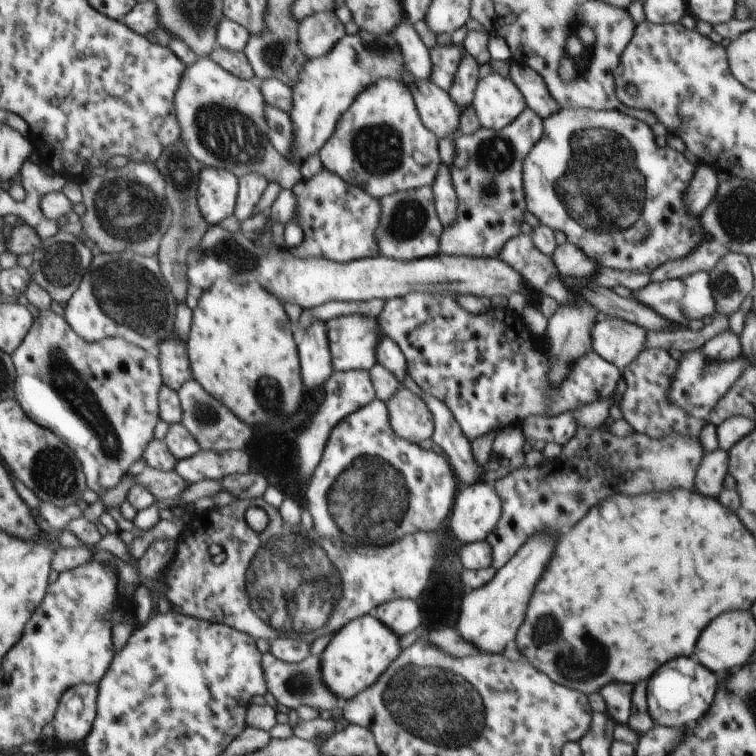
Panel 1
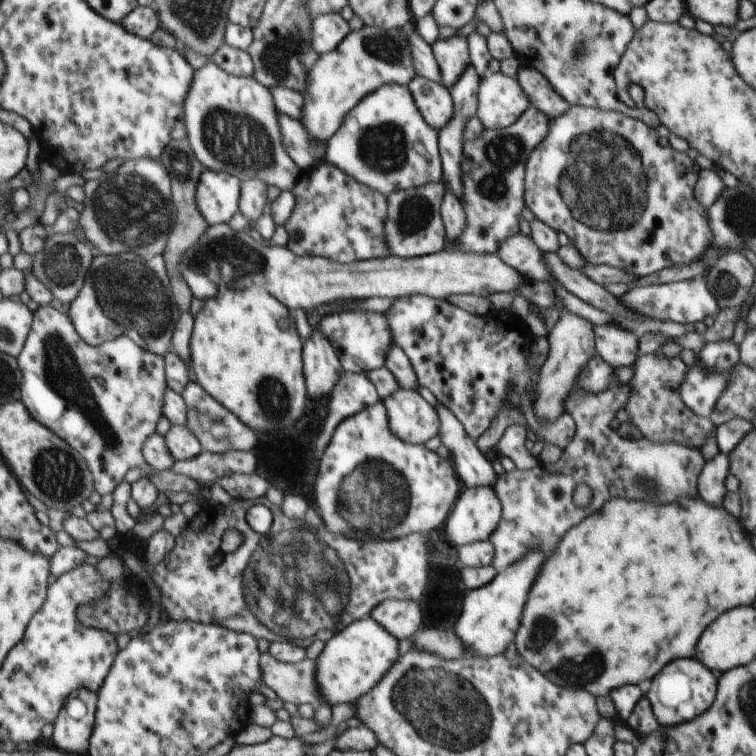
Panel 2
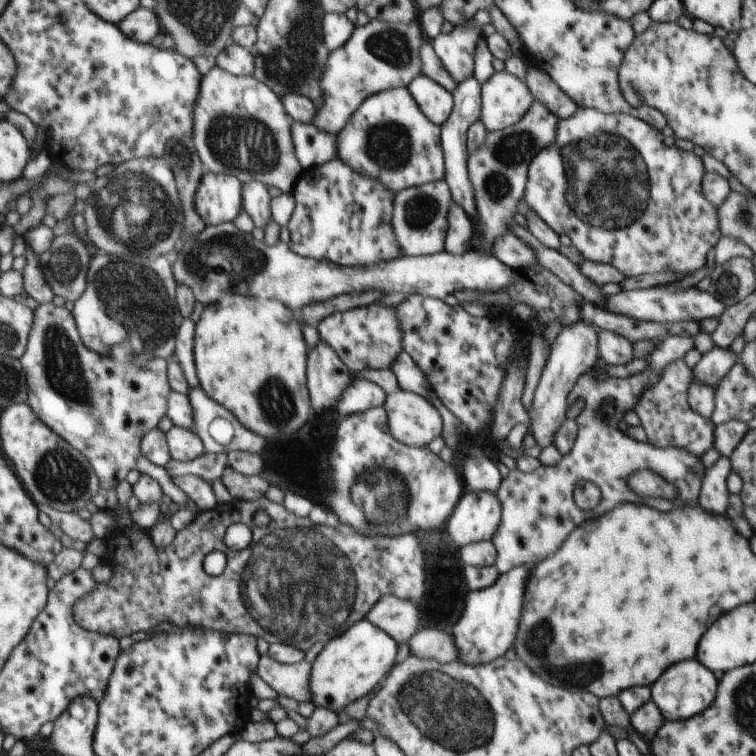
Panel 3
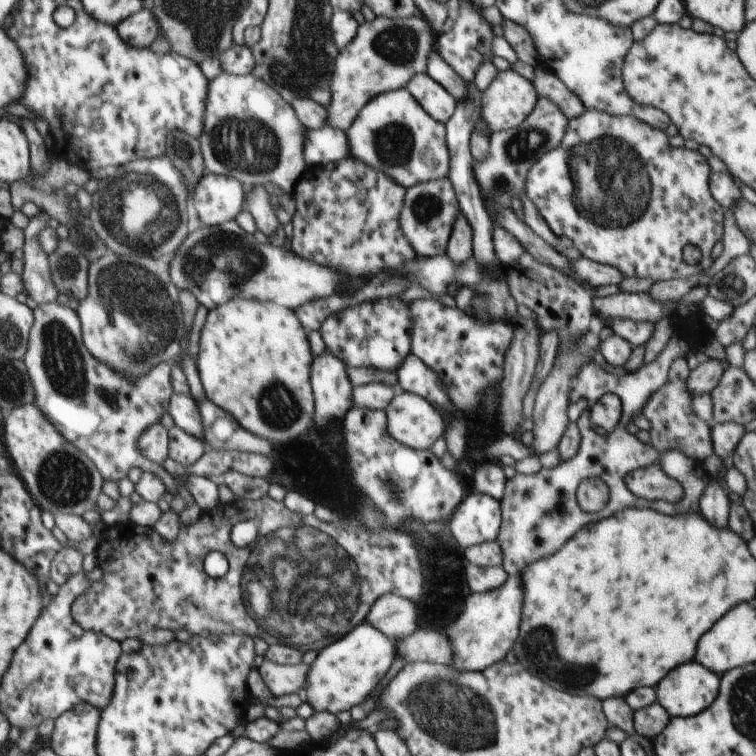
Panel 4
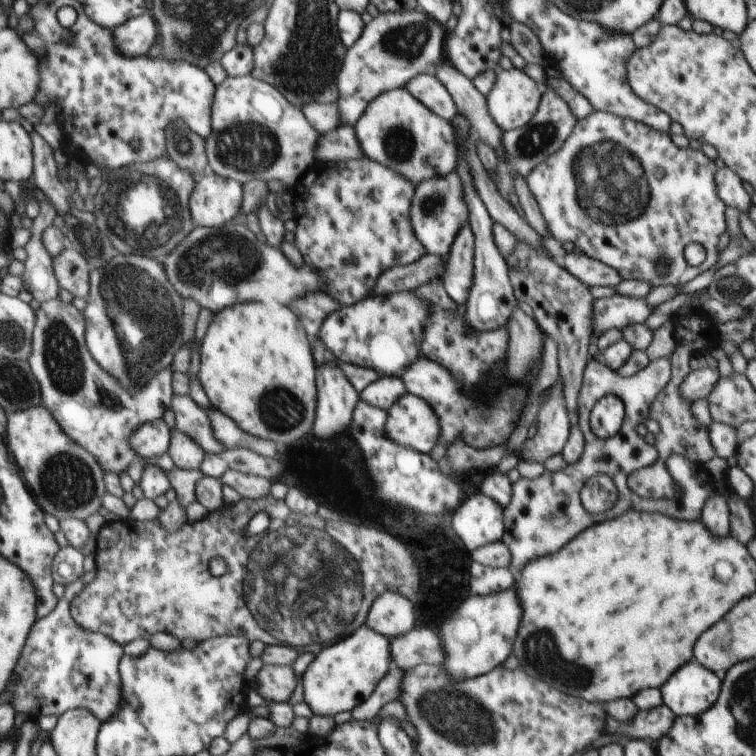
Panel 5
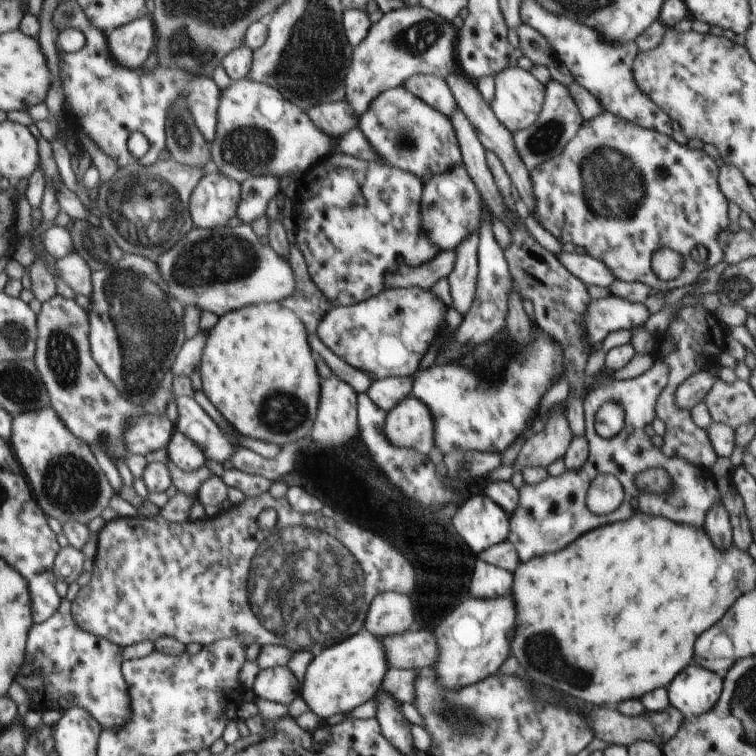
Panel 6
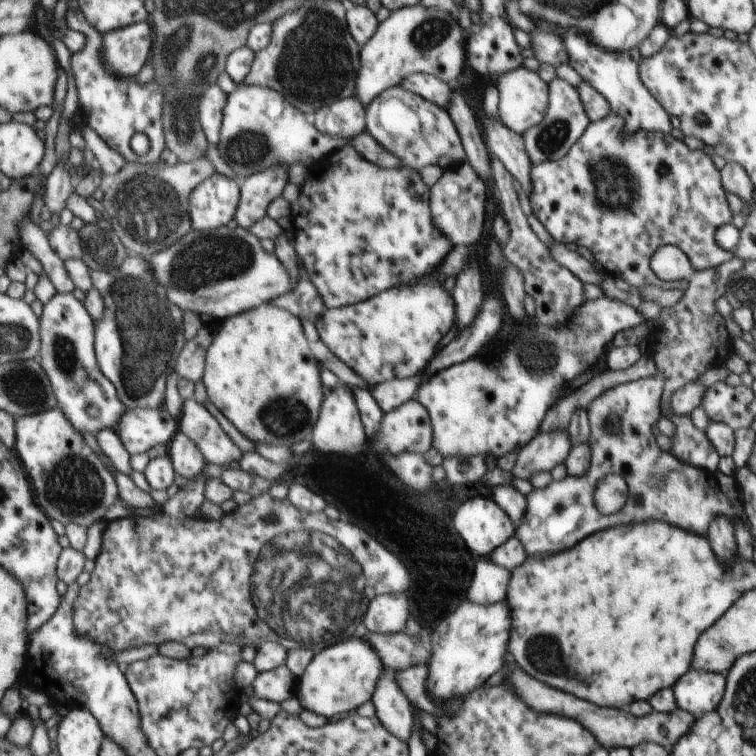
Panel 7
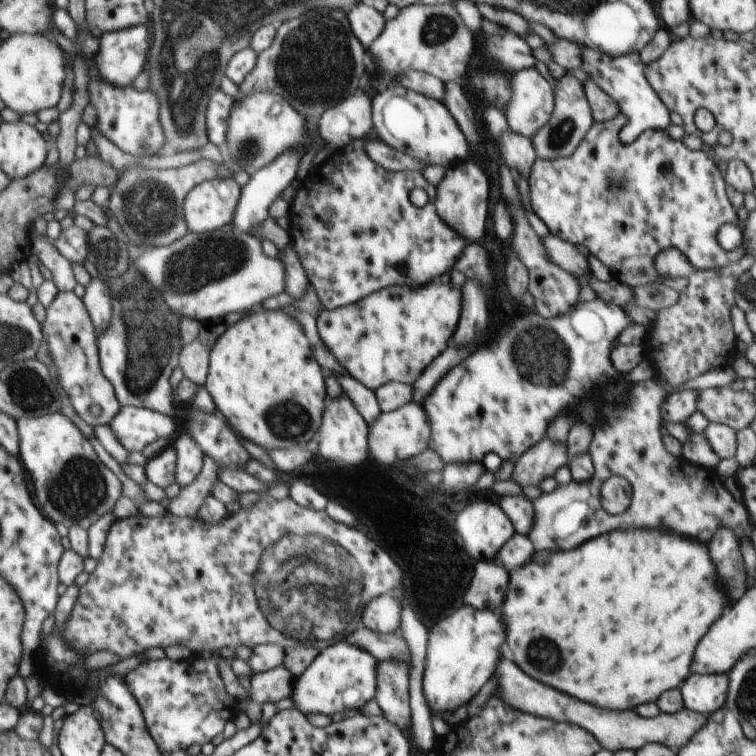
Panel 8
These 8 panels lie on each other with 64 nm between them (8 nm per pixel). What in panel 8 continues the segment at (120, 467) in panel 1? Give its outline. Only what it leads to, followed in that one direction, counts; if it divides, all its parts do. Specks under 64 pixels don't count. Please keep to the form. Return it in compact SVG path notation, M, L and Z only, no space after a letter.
M59 291L46 309L46 314L44 334L48 337L50 354L60 373L60 385L69 395L71 404L84 422L92 427L110 425L120 413L122 404L115 394L112 382L102 371L97 336L86 303L76 296L74 291Z

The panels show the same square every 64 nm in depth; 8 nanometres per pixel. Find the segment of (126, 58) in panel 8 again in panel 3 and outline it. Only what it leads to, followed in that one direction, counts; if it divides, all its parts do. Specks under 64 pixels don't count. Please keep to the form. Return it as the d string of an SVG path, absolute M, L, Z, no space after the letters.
M141 6L126 16L118 26L125 35L140 43L150 43L154 36L162 32L157 14Z

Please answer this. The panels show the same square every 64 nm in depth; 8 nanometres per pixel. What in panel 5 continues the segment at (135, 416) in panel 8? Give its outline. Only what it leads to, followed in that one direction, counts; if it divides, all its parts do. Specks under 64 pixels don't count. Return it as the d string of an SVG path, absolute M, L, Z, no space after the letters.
M162 418L148 421L136 429L130 438L130 445L142 459L145 459L166 453L170 439L171 429Z

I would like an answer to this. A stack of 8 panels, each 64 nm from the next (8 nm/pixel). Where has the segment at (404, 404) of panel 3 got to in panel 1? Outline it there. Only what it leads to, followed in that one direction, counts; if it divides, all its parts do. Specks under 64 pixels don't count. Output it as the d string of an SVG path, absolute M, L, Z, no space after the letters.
M404 386L385 402L392 430L411 443L432 439L435 431L433 414L418 395Z

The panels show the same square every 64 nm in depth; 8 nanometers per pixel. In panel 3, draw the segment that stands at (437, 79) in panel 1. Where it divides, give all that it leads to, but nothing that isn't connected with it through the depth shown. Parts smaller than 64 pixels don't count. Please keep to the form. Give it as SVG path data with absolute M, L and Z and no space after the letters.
M472 18L431 41L441 63L457 83L473 76L474 53L481 38L486 42L482 27L473 23Z

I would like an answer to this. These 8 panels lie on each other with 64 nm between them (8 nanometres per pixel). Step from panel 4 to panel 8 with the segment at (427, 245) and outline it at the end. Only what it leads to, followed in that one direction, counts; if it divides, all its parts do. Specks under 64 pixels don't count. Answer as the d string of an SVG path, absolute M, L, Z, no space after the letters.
M472 158L447 167L443 179L439 182L435 207L440 218L460 236L476 243L484 236L488 220L488 198L490 198L490 180L484 170L472 161Z

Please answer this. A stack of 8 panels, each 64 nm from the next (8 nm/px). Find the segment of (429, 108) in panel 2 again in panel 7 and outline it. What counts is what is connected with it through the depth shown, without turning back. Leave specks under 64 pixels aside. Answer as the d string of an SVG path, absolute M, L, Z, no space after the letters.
M426 73L406 77L402 80L402 86L446 110L453 87L453 85Z

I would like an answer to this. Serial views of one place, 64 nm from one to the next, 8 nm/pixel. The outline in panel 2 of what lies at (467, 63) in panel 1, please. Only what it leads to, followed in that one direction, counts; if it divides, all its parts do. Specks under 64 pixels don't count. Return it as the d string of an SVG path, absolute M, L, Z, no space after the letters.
M472 64L462 73L462 76L448 88L453 98L453 115L450 120L439 131L439 153L441 154L441 165L443 166L443 181L445 186L450 189L462 202L464 196L464 183L461 162L463 155L463 137L467 122L477 116L479 105L478 91L480 76L475 71Z

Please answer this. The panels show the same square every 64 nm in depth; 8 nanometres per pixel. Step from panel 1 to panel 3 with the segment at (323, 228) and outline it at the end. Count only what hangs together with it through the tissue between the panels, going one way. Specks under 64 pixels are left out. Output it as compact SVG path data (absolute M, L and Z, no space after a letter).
M332 160L320 168L304 170L292 194L295 198L295 209L287 224L291 232L289 247L301 257L326 259L343 267L370 266L404 257L391 223L396 192L381 185L380 181L362 176L350 166L344 166L340 160Z

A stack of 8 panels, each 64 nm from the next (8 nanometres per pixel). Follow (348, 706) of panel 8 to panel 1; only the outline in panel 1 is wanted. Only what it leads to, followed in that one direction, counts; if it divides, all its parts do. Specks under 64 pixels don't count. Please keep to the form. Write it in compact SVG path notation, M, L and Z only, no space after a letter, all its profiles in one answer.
M373 613L351 620L330 637L328 646L319 656L324 684L338 700L350 700L372 686L390 663L398 658L401 650L400 637Z

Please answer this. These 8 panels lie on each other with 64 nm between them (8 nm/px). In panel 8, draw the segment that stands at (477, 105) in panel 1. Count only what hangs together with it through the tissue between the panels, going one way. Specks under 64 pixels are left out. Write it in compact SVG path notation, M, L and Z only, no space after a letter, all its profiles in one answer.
M522 69L510 74L513 90L504 112L510 130L532 138L552 116L555 107L550 82L537 69Z

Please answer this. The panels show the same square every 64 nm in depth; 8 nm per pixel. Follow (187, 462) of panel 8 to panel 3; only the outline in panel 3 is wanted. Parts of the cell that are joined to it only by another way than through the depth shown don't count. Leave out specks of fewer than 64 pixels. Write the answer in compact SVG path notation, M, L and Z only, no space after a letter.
M176 425L166 433L169 453L177 461L191 461L205 452L201 438L190 429Z

